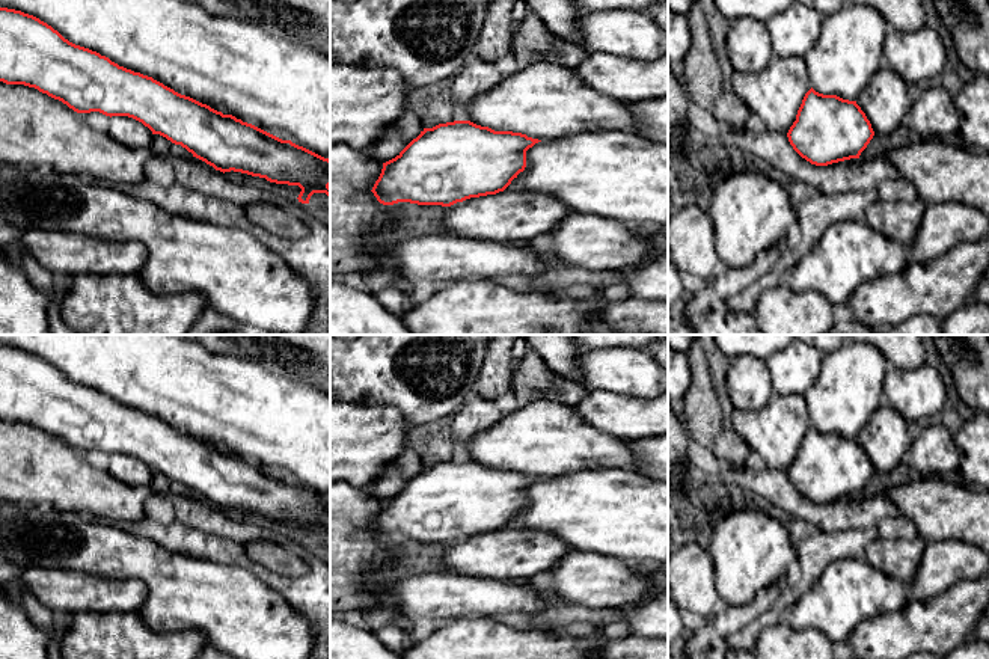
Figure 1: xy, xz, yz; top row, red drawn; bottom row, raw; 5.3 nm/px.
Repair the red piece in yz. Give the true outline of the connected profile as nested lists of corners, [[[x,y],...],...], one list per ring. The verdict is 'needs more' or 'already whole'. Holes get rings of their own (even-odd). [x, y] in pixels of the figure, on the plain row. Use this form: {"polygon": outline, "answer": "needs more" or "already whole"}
{"polygon": [[[813,425],[805,431],[796,458],[787,470],[793,487],[816,504],[859,496],[873,474],[871,461],[856,439],[843,437],[837,433],[823,433]]], "answer": "already whole"}

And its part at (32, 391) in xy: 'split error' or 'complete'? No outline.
complete

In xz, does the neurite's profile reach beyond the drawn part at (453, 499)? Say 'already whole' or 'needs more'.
already whole

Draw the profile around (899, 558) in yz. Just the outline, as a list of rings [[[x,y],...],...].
[[[877,537],[865,546],[865,559],[883,575],[911,584],[923,558],[926,541],[920,537],[914,540],[883,540]]]

